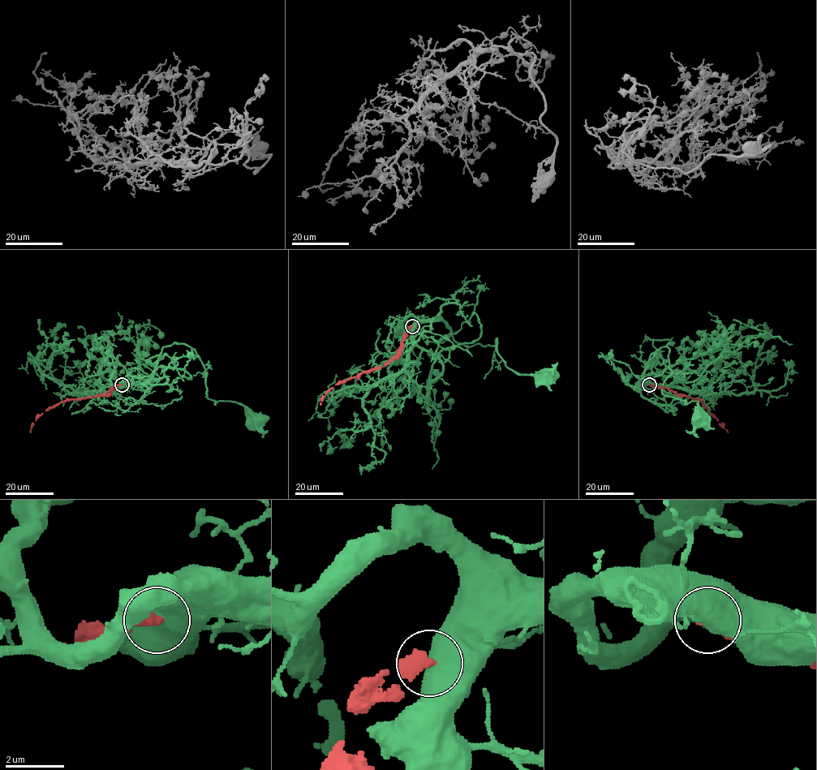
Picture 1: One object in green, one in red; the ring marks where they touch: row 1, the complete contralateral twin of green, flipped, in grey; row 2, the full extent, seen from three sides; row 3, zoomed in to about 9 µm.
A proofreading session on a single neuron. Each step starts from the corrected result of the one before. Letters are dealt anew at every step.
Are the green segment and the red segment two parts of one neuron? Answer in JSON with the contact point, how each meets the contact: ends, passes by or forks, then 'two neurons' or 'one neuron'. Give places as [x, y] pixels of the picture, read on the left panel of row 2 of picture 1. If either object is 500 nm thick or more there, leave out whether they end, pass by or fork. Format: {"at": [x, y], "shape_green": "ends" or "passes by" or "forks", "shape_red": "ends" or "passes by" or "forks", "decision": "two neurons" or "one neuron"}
{"at": [122, 384], "decision": "two neurons"}

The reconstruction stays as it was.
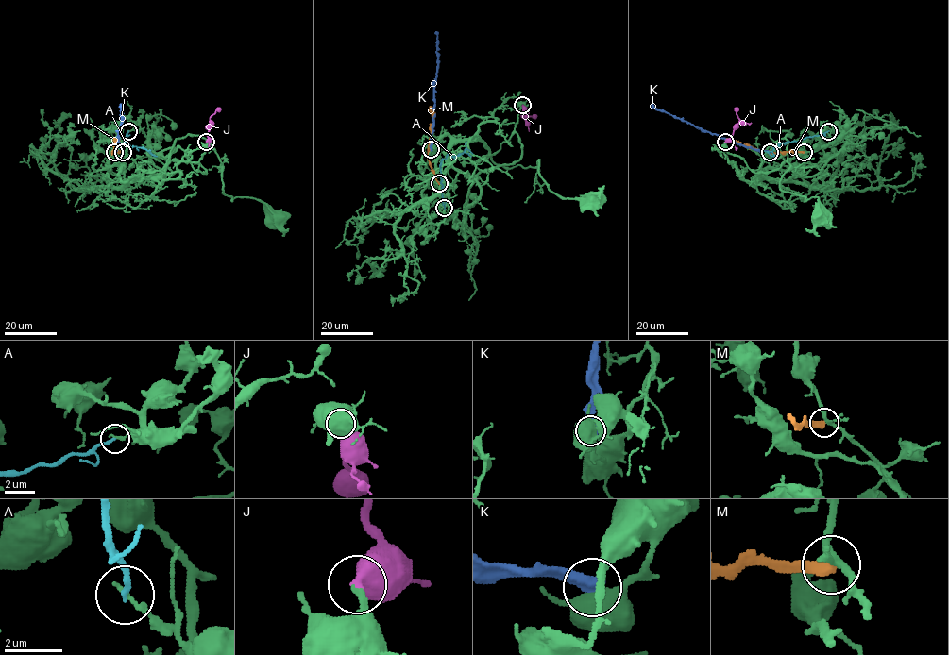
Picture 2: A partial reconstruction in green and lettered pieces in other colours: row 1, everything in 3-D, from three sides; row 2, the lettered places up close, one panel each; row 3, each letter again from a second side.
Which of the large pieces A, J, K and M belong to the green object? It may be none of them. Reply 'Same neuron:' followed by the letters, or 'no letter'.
Same neuron: J

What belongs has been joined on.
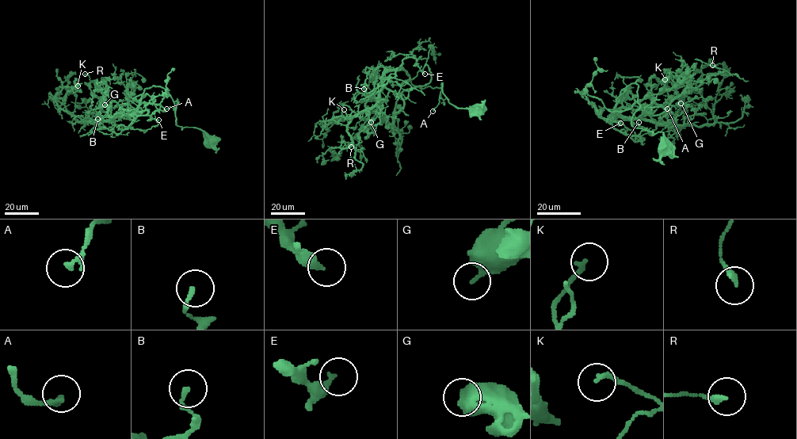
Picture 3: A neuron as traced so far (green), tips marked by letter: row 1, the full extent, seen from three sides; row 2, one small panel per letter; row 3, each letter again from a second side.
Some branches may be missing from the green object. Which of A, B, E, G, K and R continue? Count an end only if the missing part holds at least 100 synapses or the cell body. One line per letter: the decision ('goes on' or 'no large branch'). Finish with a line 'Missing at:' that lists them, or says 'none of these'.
A: no large branch
B: no large branch
E: no large branch
G: no large branch
K: no large branch
R: no large branch
Missing at: none of these

